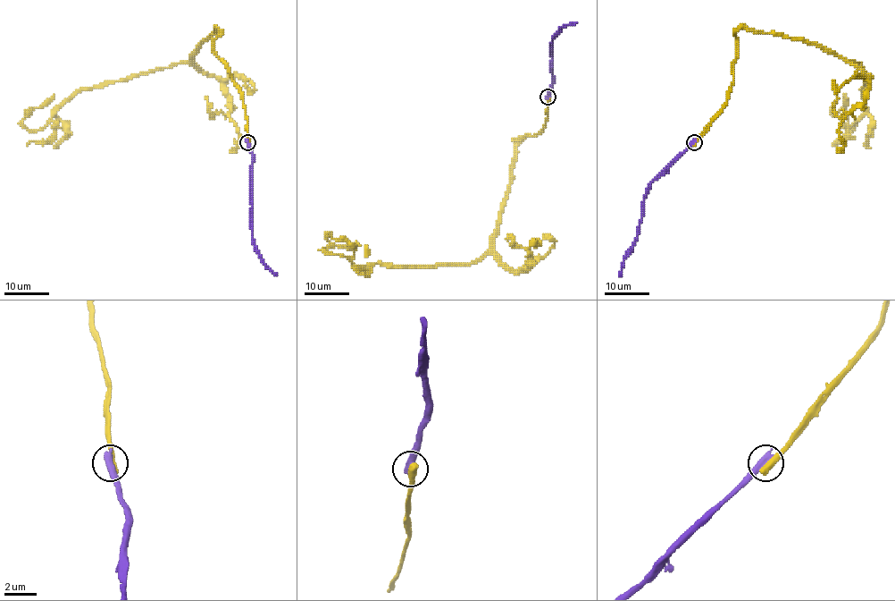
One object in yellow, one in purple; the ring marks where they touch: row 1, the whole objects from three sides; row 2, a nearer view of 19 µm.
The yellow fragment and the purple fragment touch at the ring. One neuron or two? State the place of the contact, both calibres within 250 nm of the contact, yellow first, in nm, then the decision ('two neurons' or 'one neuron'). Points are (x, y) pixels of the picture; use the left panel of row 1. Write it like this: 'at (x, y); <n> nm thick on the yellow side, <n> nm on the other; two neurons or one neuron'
at (247, 142); 500 nm thick on the yellow side, 550 nm on the other; two neurons

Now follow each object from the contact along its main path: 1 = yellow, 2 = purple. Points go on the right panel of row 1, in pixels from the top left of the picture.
1: (693, 141), (725, 104), (735, 31), (744, 27), (804, 39), (863, 66), (865, 114), (852, 131), (844, 95)
2: (693, 141), (652, 182), (644, 197), (643, 215), (631, 250), (623, 262), (619, 275)

